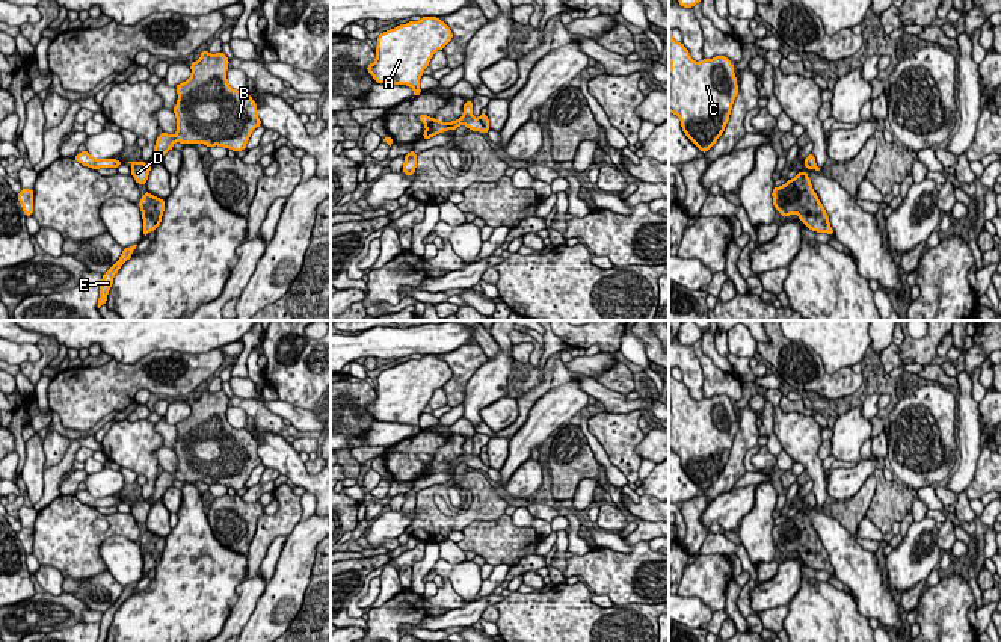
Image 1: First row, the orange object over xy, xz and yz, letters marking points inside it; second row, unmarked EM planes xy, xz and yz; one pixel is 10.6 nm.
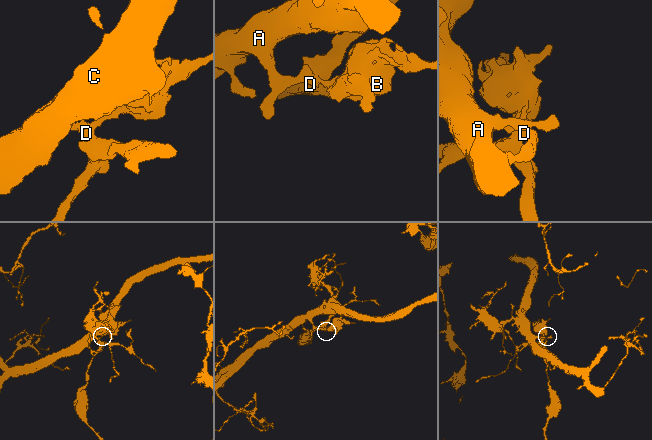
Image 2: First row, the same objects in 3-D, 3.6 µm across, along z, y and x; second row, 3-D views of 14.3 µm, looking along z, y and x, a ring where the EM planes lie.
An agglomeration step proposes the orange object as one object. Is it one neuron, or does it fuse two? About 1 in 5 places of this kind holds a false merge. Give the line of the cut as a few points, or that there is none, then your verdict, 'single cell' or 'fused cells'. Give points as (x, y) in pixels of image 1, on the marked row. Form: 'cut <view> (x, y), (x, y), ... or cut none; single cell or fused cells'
cut xz (479, 118), (488, 129); fused cells

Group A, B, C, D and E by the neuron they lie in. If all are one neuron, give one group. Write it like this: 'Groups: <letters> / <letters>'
Groups: A C D / B E

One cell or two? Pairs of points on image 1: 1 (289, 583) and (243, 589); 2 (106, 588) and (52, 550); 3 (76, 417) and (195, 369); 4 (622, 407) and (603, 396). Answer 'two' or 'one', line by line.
1: two
2: two
3: one
4: one

